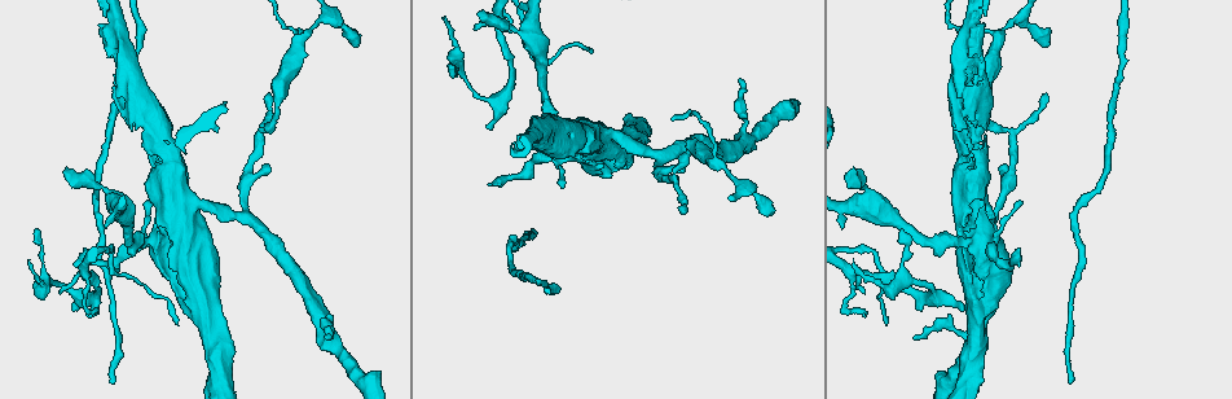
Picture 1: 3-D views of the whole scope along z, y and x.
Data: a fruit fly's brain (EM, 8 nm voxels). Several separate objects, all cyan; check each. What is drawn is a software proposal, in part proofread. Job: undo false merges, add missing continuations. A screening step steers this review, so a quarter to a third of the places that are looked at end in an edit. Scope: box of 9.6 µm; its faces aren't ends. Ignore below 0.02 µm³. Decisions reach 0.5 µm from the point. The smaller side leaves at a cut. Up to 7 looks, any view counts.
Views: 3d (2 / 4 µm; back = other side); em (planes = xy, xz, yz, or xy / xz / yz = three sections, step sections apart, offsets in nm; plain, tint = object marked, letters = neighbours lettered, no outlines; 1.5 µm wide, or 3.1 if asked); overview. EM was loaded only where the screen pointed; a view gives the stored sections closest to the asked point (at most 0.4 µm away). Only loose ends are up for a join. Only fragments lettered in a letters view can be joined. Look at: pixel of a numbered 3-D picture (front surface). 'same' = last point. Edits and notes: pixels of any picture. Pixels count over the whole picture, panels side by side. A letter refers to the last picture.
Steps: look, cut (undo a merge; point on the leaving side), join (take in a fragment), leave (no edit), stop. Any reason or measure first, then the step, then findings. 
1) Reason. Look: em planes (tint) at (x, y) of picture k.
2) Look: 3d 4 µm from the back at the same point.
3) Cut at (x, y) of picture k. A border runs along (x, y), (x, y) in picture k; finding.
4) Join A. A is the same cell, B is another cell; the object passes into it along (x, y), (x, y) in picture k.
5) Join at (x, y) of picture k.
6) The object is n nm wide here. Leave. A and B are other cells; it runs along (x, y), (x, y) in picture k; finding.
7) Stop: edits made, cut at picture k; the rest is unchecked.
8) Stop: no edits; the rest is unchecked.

Long arm stops here. Look: 3d 4 µm at (1069, 383) of picture 1.

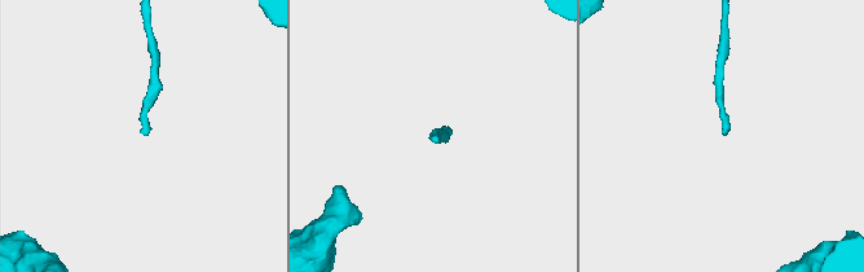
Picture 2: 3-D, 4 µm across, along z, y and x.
Look: em planes (letters) at (146, 134) of picture 2.

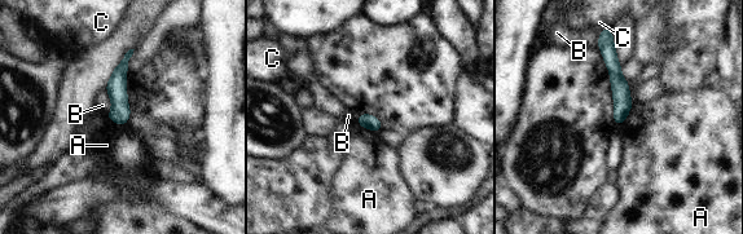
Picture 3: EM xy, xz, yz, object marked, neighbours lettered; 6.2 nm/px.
Leave. A, B and C are other cells; it runs along (605, 44), (620, 87), (619, 122) in picture 3; none of them fits.

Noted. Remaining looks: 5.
Free end. Look: 3d 4 µm at (680, 210) of picture 1.

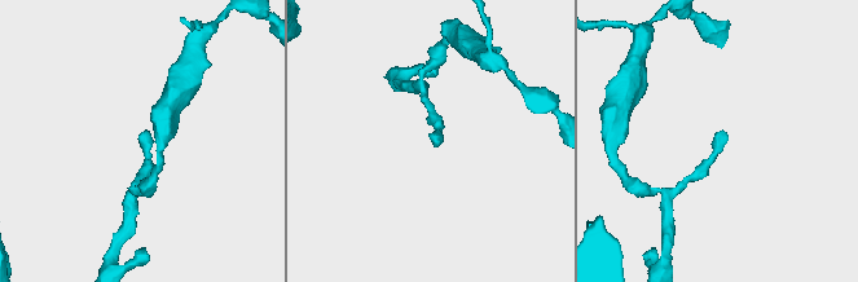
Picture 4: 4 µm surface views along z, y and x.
Look: em planes (letters) at (722, 129) of picture 4.

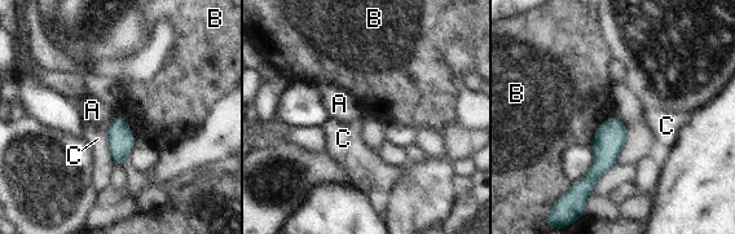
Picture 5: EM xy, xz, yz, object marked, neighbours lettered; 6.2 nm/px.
The longest contact is with C, 280 nm. Leave. A, B and C are other cells; a border runs along (615, 114), (599, 126), (590, 144) in picture 5; none of them fits.

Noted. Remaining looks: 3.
Three-way junction. Look: em planes (letters) at (244, 216) of picture 1.

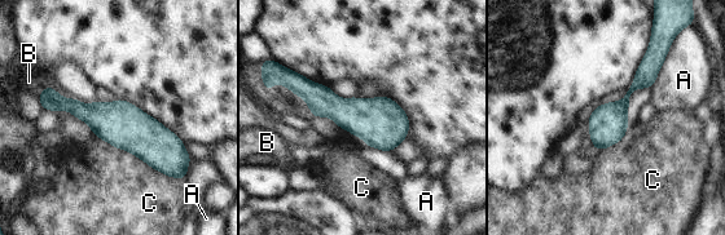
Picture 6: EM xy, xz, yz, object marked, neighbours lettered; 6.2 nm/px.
Leave. A, B and C are other cells; it runs along (43, 97), (119, 123), (180, 162) in picture 6; all the same neuron.

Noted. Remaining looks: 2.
Stop: no edits; the rest is unchecked.

